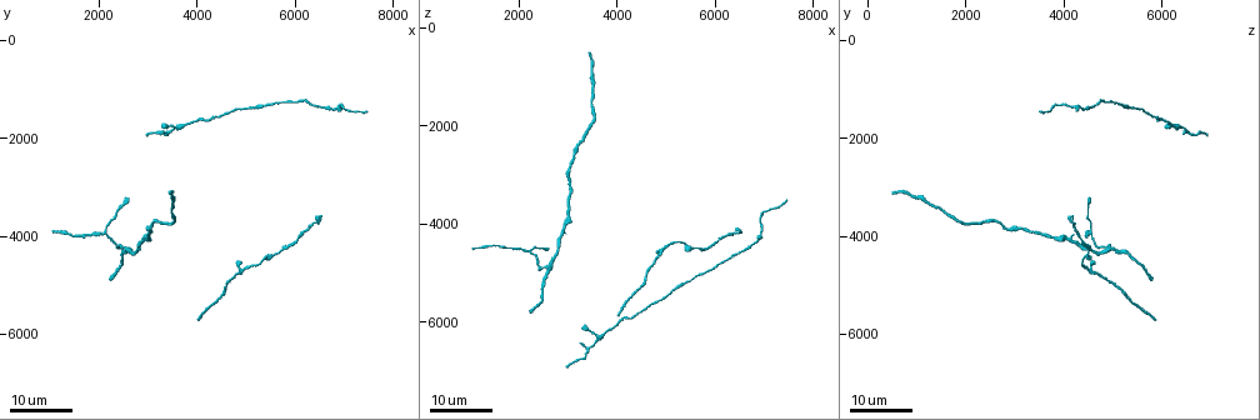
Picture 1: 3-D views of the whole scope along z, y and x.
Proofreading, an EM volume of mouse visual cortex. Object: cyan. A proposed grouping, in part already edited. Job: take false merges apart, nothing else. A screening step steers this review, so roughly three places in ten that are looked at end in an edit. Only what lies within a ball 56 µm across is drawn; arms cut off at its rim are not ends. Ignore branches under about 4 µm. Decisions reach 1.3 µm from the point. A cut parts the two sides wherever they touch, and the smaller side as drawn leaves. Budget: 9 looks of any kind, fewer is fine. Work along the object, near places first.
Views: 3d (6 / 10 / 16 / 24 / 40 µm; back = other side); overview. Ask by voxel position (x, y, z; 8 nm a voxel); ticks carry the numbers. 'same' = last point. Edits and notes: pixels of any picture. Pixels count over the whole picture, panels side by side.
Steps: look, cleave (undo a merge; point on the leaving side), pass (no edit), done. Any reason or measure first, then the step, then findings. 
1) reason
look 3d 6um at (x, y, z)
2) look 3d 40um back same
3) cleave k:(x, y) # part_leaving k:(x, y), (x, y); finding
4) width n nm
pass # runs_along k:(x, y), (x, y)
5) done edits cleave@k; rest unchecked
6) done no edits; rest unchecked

three-way junction
look 3d 16um at (3650, 1750, 6300)

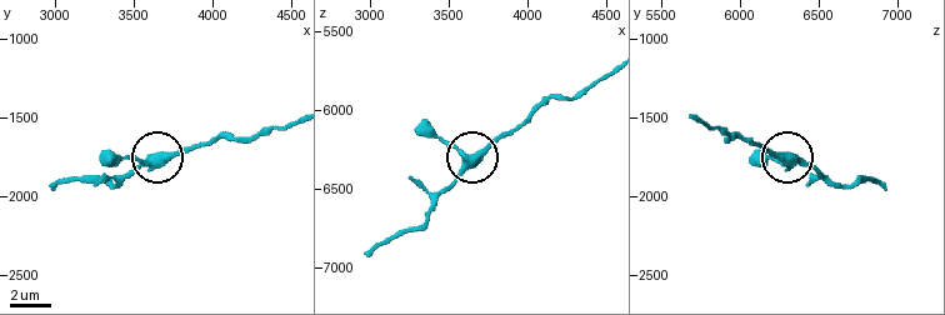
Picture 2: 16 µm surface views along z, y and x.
zoom in
look 3d 6um at (3620, 1740, 6360)

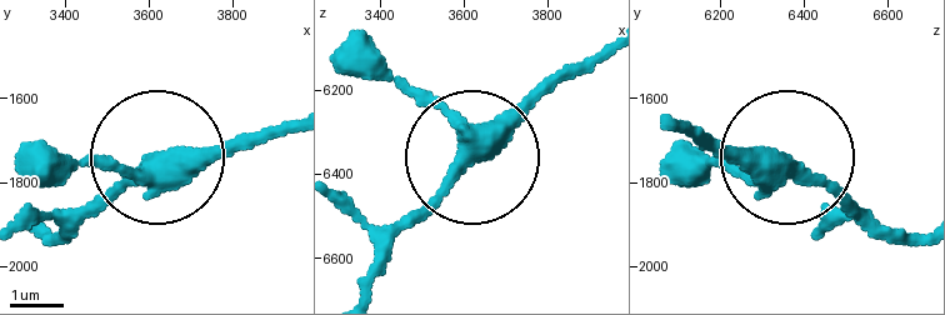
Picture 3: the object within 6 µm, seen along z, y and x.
width 370 nm
pass # continuous, no second cell

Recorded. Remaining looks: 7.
sudden change in width
look 3d 24um at (3050, 4050, 3850)

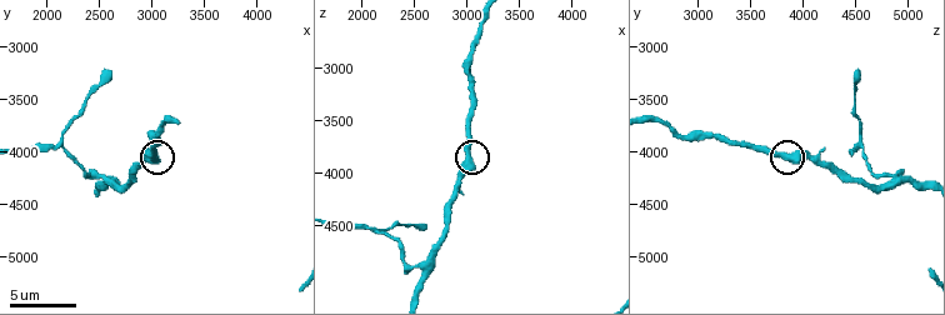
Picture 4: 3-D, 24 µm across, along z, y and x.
look 3d 6um at (3000, 4020, 3820)

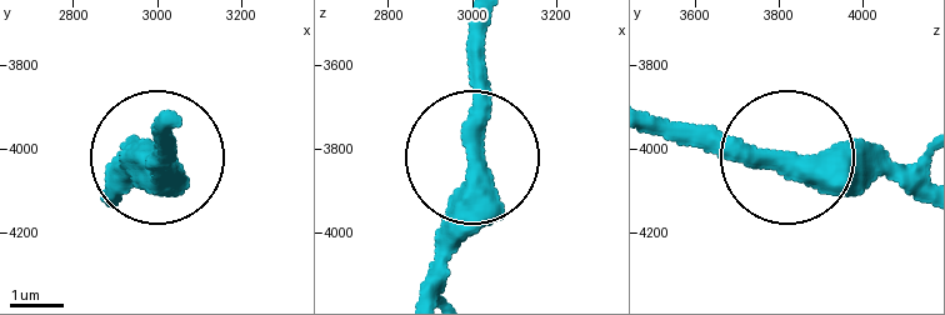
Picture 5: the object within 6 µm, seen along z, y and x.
width 400 nm
pass # runs_along 5:(911, 198), (871, 175), (736, 163), (656, 135); continuous, no second cell

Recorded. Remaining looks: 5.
sudden change in width
look 3d 6um at (2440, 4220, 4920)

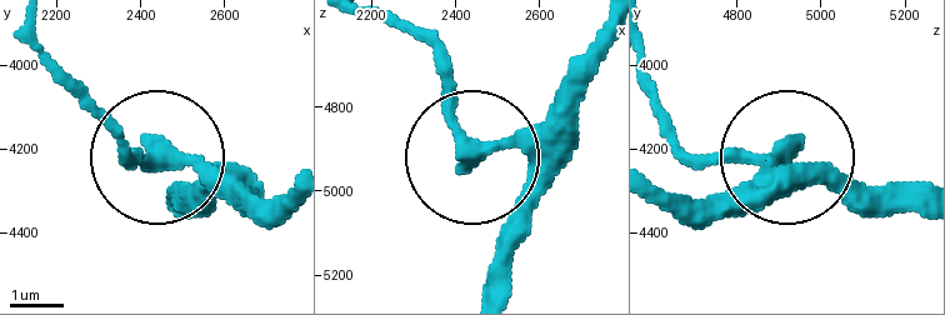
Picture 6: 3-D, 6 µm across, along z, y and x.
pass # runs_along 6:(655, 119), (705, 159), (785, 159), (763, 208); one cell here

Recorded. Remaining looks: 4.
branch point
look 3d 10um at (2140, 3960, 4520)

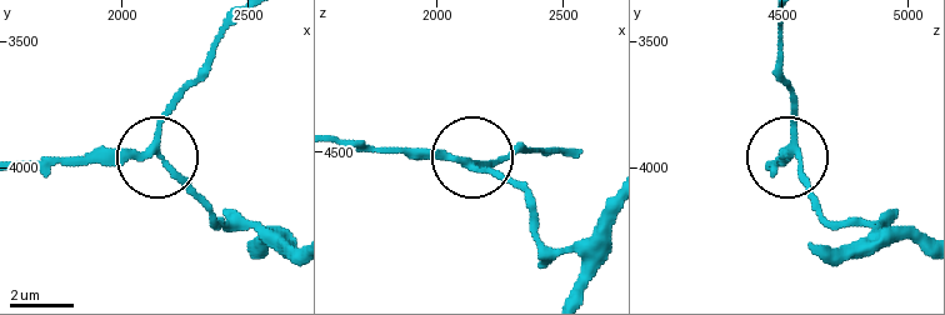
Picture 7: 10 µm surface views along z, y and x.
cleave 7:(110, 158) # part_leaving 7:(154, 151), (28, 159); two cells meet here

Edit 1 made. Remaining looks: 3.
done edits cleave@7; rest unchecked

